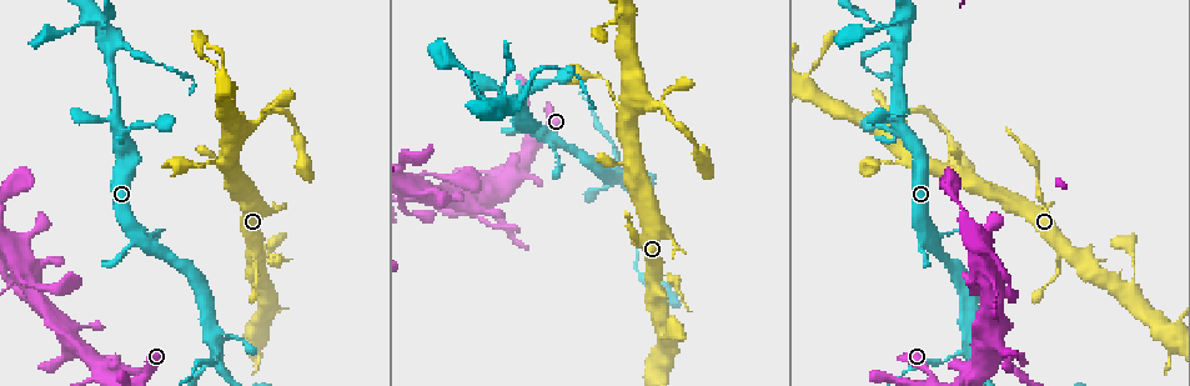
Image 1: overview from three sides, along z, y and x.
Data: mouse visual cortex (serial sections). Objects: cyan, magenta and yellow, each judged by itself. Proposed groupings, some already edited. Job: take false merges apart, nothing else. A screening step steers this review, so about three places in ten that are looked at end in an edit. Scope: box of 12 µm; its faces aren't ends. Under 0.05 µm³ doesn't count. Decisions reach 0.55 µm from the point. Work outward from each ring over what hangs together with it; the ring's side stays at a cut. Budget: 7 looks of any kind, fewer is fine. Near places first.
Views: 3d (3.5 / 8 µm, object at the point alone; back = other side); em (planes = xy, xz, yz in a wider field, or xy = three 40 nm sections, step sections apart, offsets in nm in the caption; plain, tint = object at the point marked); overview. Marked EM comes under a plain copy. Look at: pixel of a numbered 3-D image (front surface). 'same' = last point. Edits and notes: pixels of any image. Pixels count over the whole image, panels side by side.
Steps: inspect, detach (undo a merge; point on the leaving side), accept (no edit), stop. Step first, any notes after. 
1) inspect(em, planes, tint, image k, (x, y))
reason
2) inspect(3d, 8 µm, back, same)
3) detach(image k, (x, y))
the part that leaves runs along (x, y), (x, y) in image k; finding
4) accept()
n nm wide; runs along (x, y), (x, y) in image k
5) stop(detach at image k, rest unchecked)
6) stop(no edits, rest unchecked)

inspect(3d, 3.5 µm, image 1, (213, 346))
four-way junction

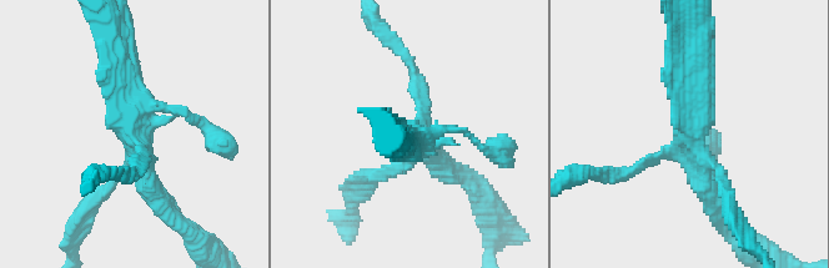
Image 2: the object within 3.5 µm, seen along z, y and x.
inspect(em, xy, step 5, tint, image 2, (136, 143))

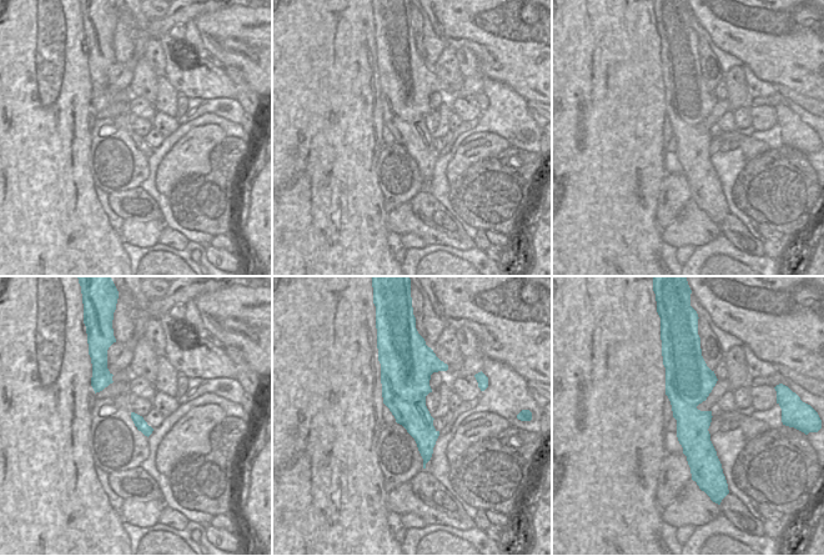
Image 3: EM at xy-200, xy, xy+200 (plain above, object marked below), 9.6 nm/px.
detach(image 2, (622, 172))
the part that leaves runs along (659, 157), (621, 176), (582, 172) in image 2; two cells meet here

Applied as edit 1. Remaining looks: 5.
inspect(3d, 3.5 µm, image 1, (113, 48))
two arms at a narrow angle

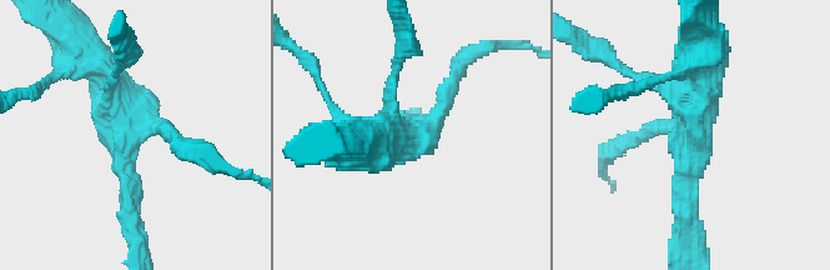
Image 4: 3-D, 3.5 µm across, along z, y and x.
inspect(em, xy, step 5, tint, image 4, (134, 131))
4 arms; arms of 150, 200, 300, 400 nm

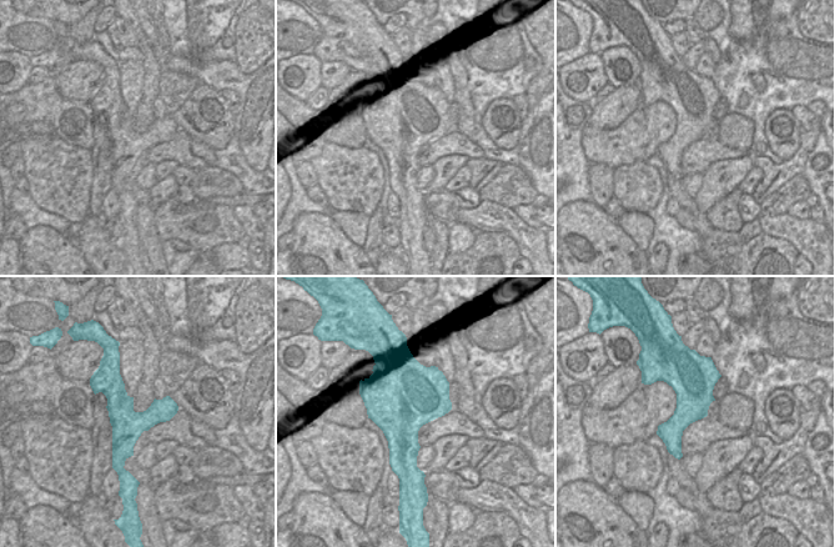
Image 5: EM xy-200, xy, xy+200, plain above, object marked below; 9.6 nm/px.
accept()
runs along (115, 371), (121, 411), (117, 462) in image 5; all the same cell

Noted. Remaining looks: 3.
inspect(3d, 3.5 µm, image 1, (976, 272))
looks like a crossing

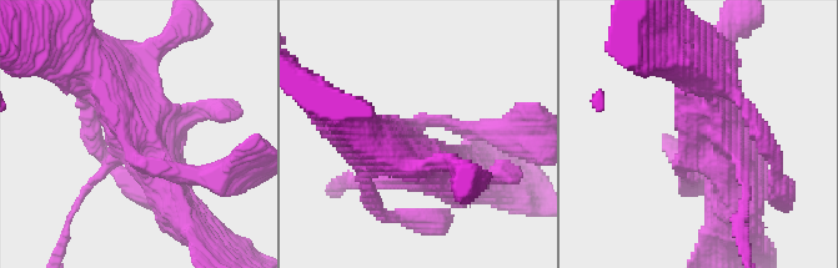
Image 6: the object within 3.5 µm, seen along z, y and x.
inspect(em, xy, step 3, tint, image 6, (135, 140))
now the EM

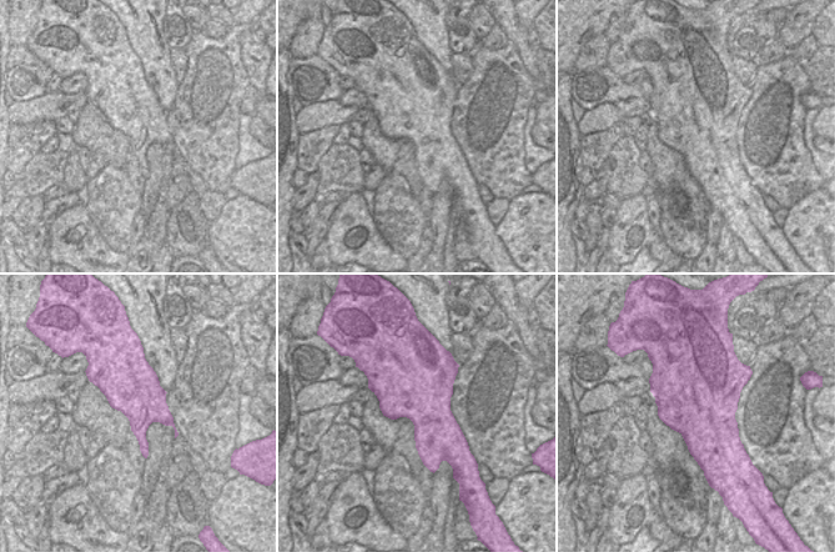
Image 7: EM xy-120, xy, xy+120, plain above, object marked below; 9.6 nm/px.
accept()
runs along (167, 190), (141, 129), (84, 60) in image 6; continuous, no second cell

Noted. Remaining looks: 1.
stop(detach at image 2, rest unchecked)

